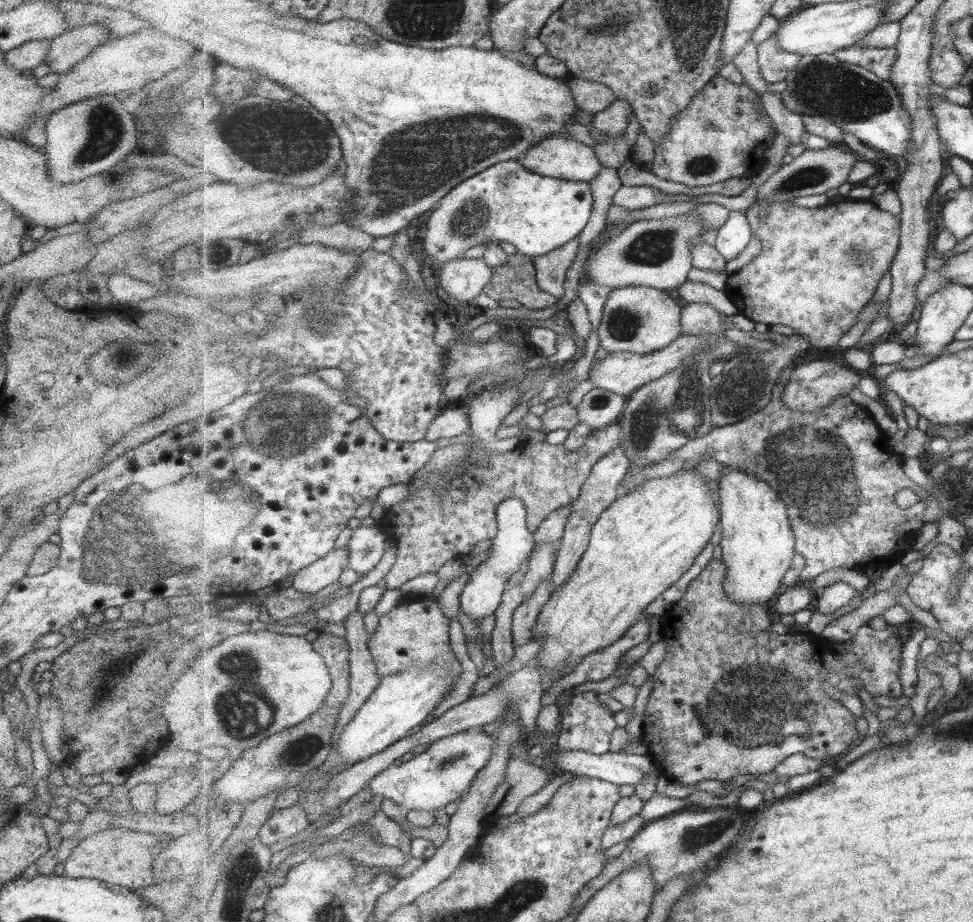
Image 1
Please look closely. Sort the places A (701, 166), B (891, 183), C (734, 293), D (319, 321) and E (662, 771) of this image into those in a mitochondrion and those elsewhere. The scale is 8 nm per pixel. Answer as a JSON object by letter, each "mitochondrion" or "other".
{"A":"mitochondrion","B":"other","C":"other","D":"mitochondrion","E":"other"}

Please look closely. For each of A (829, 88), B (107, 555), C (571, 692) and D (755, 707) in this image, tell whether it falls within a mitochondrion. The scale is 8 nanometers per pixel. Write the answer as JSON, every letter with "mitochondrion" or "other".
{"A":"mitochondrion","B":"mitochondrion","C":"other","D":"mitochondrion"}

